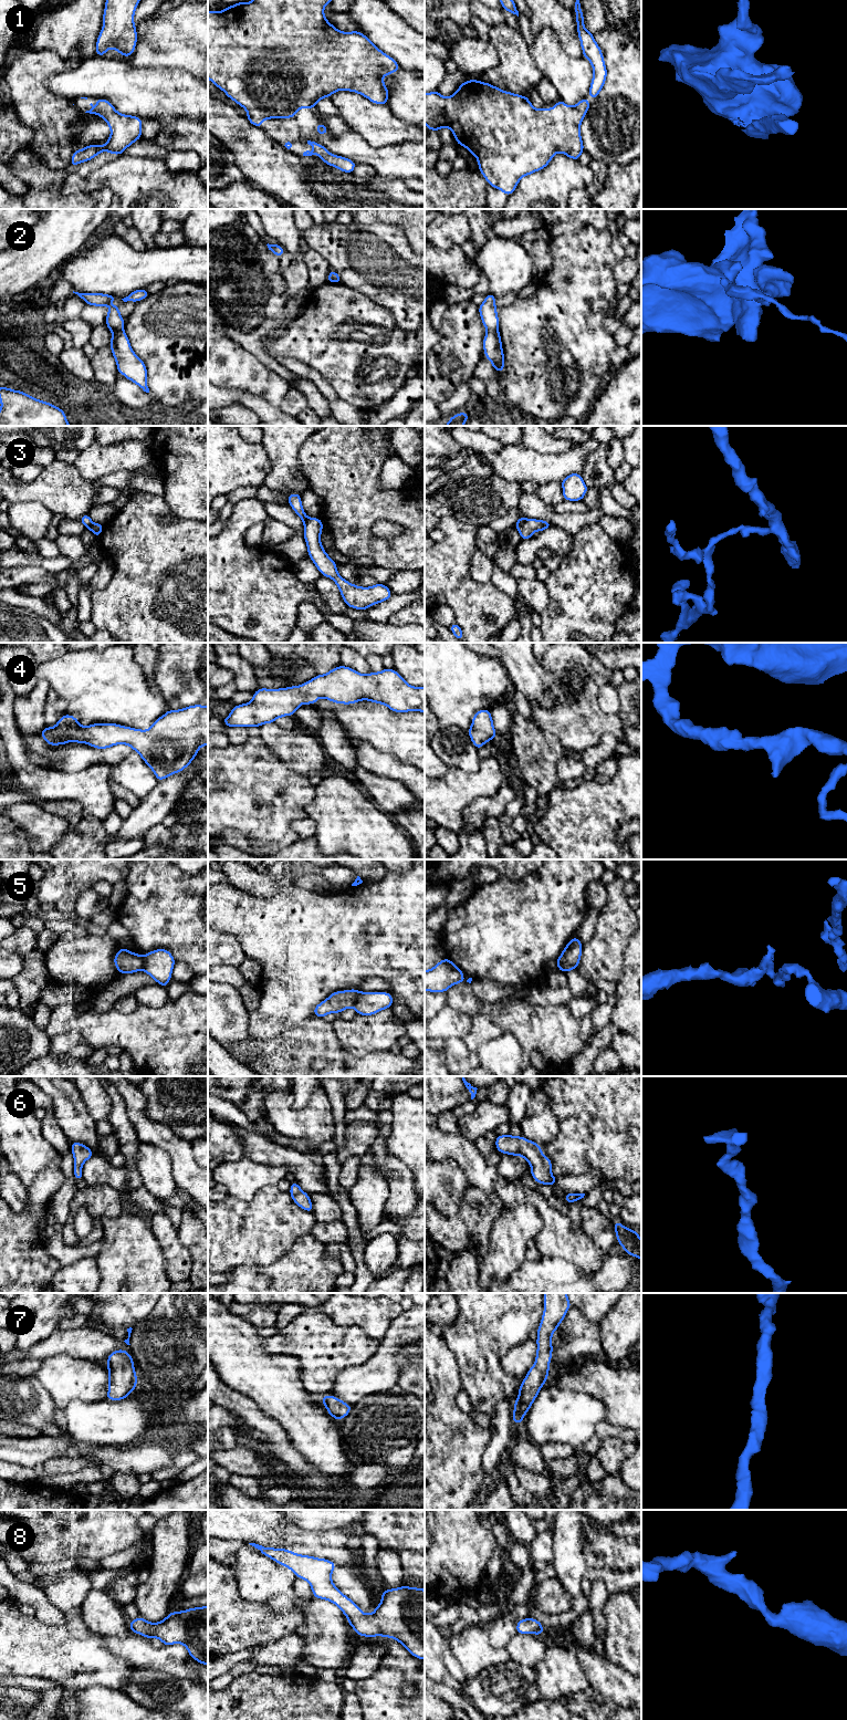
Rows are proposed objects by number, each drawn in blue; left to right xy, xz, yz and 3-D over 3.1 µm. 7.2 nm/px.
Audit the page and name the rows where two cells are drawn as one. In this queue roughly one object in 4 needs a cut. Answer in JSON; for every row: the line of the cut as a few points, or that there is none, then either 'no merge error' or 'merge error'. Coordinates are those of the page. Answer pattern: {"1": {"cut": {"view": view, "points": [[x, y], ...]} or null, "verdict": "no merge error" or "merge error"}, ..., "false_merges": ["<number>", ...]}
{"1": {"cut": null, "verdict": "no merge error"}, "2": {"cut": {"view": "yz", "points": [[488, 330], [498, 331]]}, "verdict": "merge error"}, "3": {"cut": {"view": "xz", "points": [[307, 518], [304, 523]]}, "verdict": "merge error"}, "4": {"cut": null, "verdict": "no merge error"}, "5": {"cut": {"view": "xy", "points": [[140, 956], [143, 969]]}, "verdict": "merge error"}, "6": {"cut": null, "verdict": "no merge error"}, "7": {"cut": null, "verdict": "no merge error"}, "8": {"cut": null, "verdict": "no merge error"}, "false_merges": ["2", "3", "5"]}

